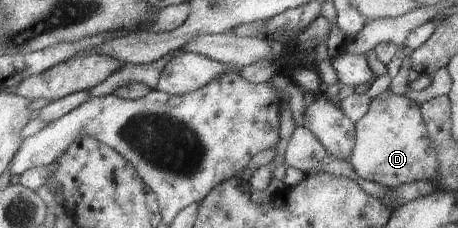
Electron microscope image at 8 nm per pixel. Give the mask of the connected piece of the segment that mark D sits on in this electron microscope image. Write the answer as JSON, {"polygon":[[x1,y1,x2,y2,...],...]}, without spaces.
{"polygon":[[386,89,370,99,365,114,354,122,354,129,354,145,348,161,359,178,377,182,385,189,418,180,435,182,438,175,436,154,417,102]]}

